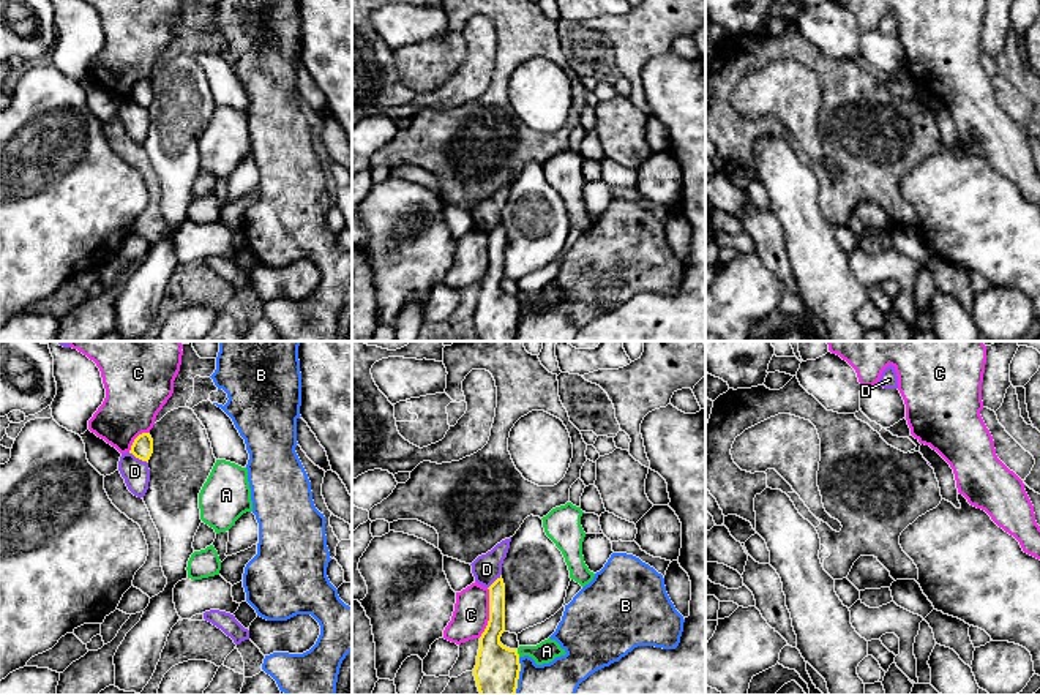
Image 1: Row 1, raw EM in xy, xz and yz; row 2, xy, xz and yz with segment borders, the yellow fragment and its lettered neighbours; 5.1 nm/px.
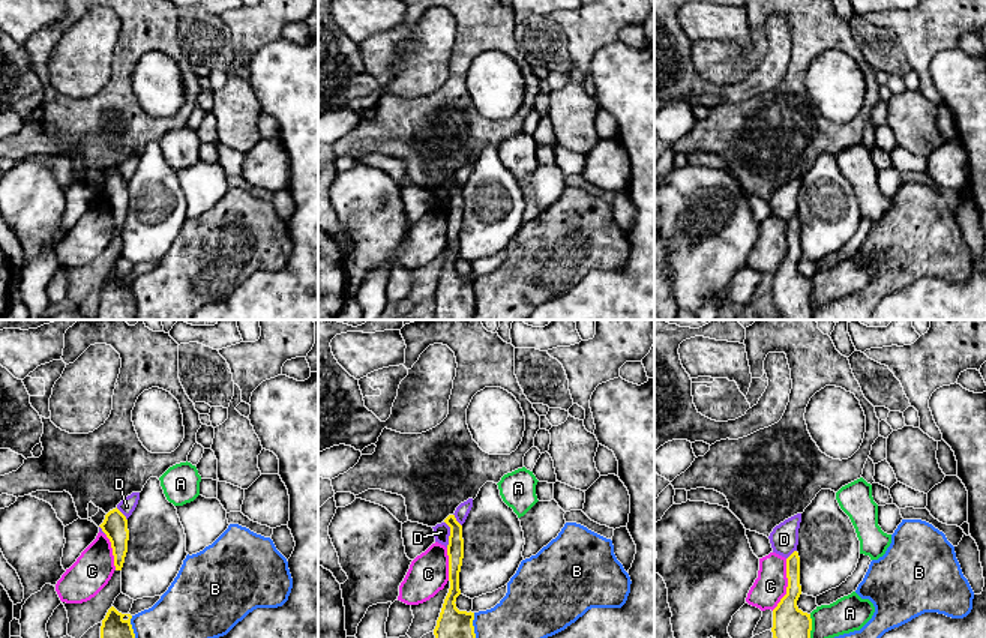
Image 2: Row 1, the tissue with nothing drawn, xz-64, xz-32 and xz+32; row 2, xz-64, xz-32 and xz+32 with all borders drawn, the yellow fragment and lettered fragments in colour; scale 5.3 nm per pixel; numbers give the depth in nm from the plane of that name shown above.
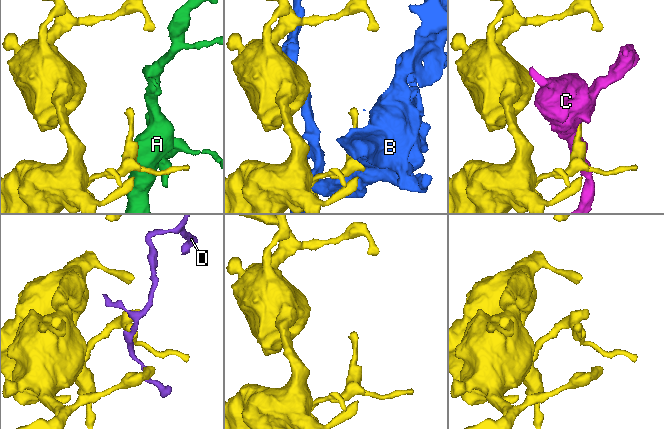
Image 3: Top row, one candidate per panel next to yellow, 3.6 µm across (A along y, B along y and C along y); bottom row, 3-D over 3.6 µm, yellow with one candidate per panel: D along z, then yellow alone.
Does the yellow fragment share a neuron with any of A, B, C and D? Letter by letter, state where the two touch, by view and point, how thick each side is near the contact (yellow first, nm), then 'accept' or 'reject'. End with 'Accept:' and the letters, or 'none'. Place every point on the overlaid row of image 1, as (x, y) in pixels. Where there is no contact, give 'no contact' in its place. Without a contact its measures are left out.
A: meets yellow in xz at (516, 653); 220 nm thick on the yellow side, 110 nm on the other; reject
B: meets yellow in xz at (518, 676); 220 nm thick on the yellow side, 300 nm on the other; reject
C: meets yellow in xz at (490, 613); 190 nm thick on the yellow side, 180 nm on the other; reject
D: meets yellow in xy at (138, 457); 110 nm thick on the yellow side, 140 nm on the other; reject
Accept: none

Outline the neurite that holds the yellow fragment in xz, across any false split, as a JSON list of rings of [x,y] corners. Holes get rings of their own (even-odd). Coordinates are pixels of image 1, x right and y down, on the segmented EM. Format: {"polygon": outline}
{"polygon": [[[502,575],[489,589],[489,621],[480,637],[473,676],[480,695],[514,695],[521,671],[518,649],[500,643],[505,632],[505,584]]]}

